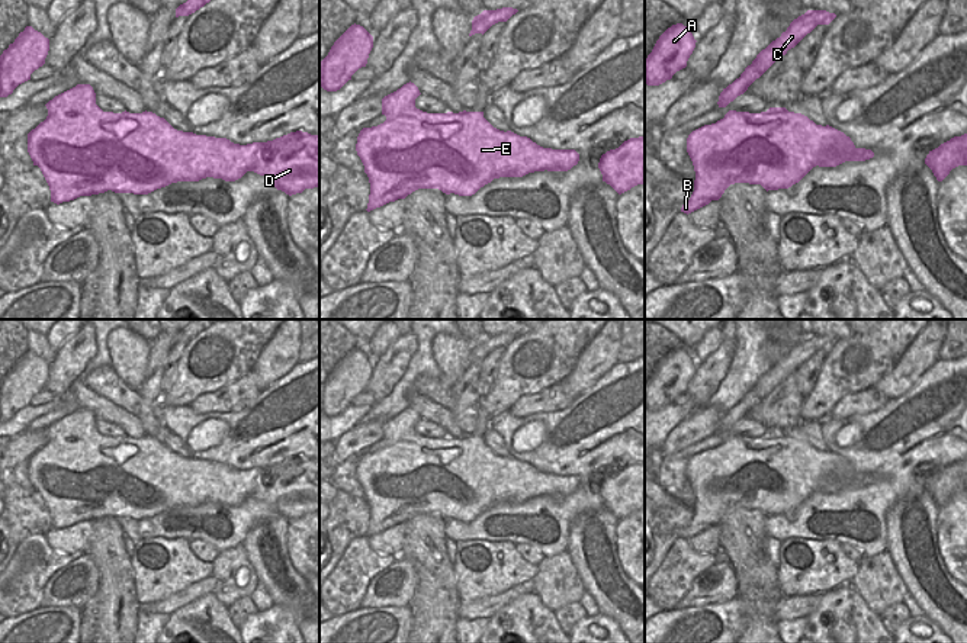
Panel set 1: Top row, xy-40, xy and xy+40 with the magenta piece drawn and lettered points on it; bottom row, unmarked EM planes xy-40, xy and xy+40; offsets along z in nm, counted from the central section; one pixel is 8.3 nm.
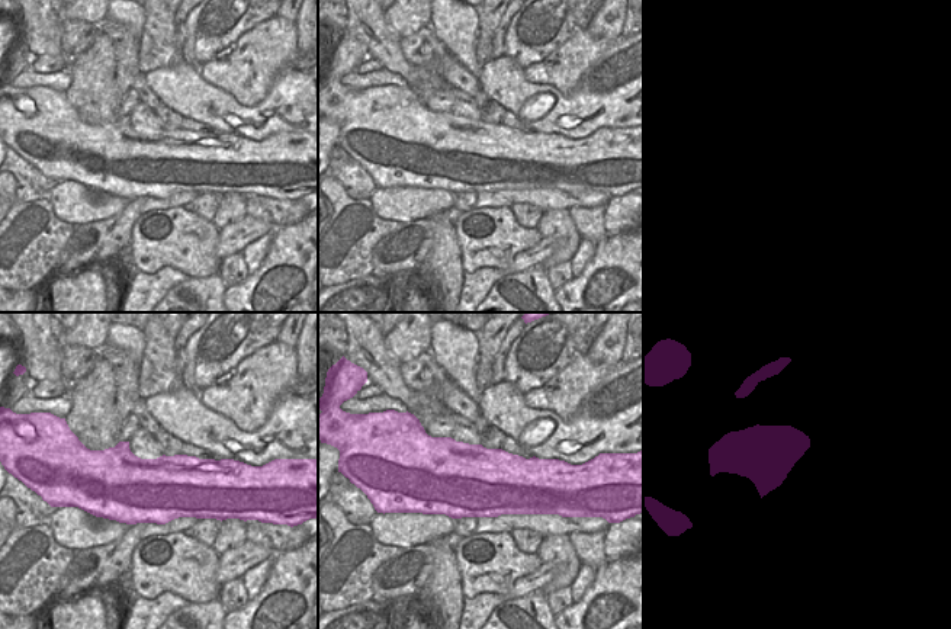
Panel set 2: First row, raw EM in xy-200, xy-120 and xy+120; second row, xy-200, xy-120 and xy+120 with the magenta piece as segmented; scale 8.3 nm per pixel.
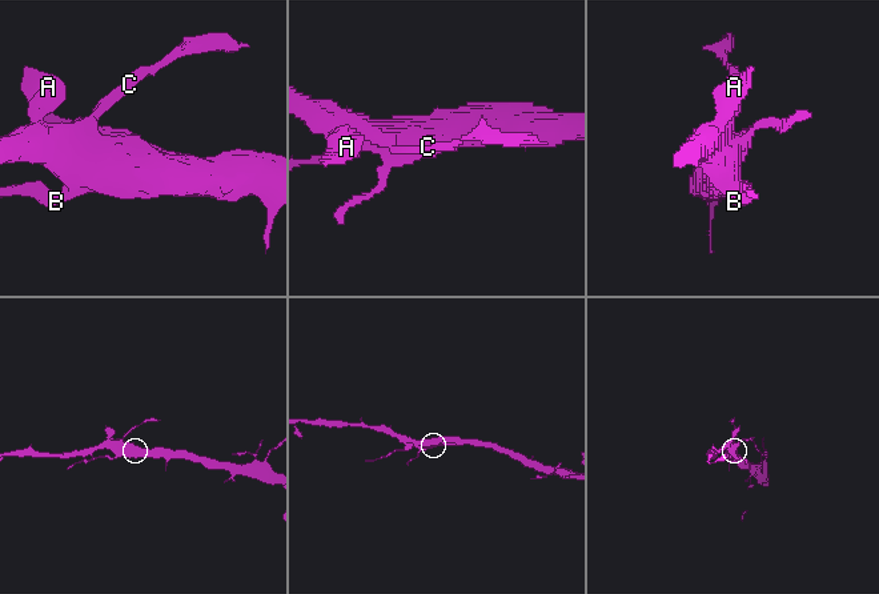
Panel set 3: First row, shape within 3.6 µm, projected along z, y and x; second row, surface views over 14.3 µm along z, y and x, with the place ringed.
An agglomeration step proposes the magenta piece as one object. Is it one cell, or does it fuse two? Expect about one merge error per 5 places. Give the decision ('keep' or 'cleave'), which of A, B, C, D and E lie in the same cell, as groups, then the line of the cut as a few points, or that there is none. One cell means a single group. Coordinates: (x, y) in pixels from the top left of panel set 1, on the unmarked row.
keep | A B C D E | no cut

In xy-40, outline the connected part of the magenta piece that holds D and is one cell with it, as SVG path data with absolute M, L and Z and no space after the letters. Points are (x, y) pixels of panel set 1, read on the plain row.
M77 409L45 431L46 444L28 459L28 478L33 491L41 493L51 527L57 530L107 515L148 520L171 508L206 502L235 507L247 496L269 502L277 515L289 521L319 512L319 460L296 456L273 466L240 470L227 463L177 456L147 435L103 437L90 409Z

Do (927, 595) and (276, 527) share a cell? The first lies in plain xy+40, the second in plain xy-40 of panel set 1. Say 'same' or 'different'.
same

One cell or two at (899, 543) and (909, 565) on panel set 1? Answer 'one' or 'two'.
one

